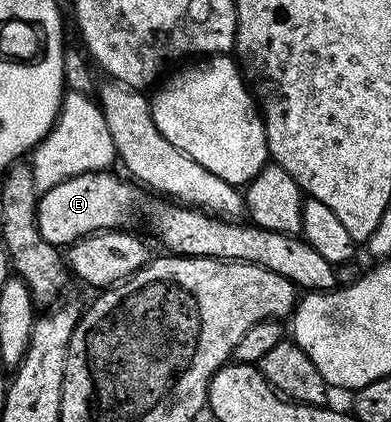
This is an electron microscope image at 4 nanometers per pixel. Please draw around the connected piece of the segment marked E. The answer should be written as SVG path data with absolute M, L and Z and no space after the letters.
M113 173L73 175L55 187L49 188L48 191L40 193L35 223L43 239L56 248L67 248L72 242L84 238L87 234L126 227L128 225L126 222L135 213L139 213L141 217L147 218L152 232L171 249L168 251L172 255L252 262L269 268L269 272L285 275L296 287L305 288L304 290L309 292L331 290L336 287L338 275L334 265L300 237L262 230L254 224L238 226L240 224L238 221L224 220L222 217L207 213L206 210L152 196L140 189L134 181L126 177L118 178Z

